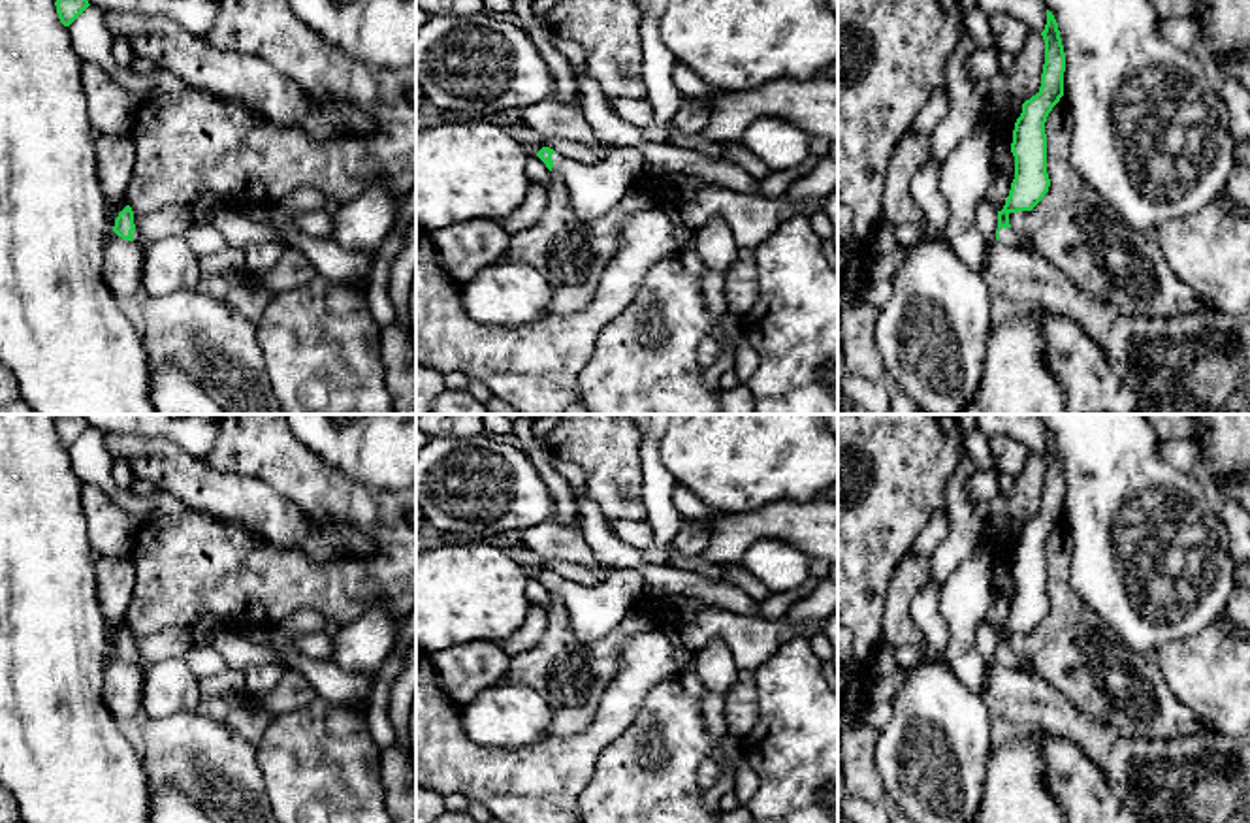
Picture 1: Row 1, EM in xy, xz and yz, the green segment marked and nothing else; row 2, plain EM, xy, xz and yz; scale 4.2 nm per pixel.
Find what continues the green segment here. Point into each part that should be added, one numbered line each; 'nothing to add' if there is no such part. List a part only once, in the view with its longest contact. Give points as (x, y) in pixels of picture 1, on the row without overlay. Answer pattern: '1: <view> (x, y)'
1: yz (1008, 658)

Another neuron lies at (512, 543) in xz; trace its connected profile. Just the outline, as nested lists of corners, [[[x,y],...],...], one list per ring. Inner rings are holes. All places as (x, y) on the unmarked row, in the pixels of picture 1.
[[[521,531],[482,537],[478,541],[505,550],[514,561],[518,561],[527,571],[531,578],[544,569],[540,563],[540,556],[525,546]]]

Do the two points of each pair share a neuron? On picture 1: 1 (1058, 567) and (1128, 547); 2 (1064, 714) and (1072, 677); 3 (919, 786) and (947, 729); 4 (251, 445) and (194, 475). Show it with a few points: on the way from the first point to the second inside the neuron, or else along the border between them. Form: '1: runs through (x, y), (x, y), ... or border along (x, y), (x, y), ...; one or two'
1: border along (1064, 520), (1068, 528), (1068, 579), (1087, 605); two
2: border along (1036, 673), (1077, 709), (1105, 724); two
3: runs through (932, 773), (936, 742); one
4: border along (204, 456), (224, 471), (255, 477); two

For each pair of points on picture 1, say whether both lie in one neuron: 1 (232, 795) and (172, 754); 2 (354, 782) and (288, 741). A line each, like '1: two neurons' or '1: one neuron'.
1: one neuron
2: one neuron

